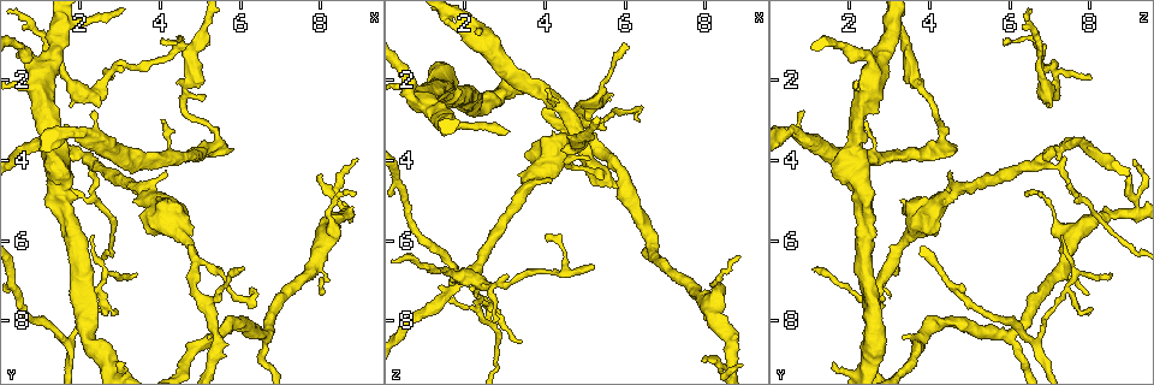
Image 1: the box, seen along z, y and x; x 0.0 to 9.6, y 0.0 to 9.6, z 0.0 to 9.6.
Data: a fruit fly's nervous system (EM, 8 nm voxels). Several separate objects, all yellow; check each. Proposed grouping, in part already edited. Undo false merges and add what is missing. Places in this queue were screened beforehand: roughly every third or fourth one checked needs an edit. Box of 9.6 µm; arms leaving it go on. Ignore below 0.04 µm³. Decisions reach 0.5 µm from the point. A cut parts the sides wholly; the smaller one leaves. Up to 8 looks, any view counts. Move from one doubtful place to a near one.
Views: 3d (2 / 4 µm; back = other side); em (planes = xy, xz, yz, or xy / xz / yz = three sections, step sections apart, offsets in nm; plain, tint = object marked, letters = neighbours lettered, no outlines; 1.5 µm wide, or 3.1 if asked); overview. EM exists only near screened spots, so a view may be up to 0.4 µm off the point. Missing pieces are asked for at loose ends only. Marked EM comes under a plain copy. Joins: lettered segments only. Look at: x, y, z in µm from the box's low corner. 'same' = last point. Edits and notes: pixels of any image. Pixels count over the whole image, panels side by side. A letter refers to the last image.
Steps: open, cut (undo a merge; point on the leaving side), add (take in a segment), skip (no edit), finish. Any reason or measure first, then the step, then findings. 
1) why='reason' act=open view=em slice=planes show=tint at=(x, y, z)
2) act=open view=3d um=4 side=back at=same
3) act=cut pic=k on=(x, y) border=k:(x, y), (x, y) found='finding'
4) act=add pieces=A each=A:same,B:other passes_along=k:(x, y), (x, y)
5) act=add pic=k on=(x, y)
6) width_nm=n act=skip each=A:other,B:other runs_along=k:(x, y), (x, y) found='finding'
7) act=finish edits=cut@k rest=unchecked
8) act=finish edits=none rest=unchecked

why='free end' act=open view=em slice=planes show=tint at=(8.80, 4.85, 6.40)

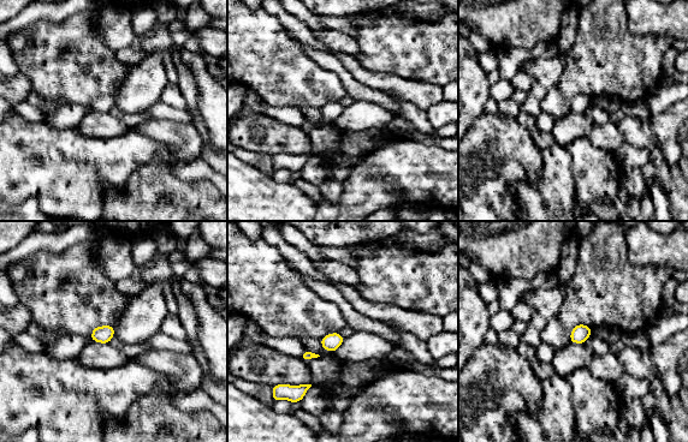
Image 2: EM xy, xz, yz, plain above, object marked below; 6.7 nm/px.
why='see the neighbours' act=open view=em slice=planes show=letters at=same

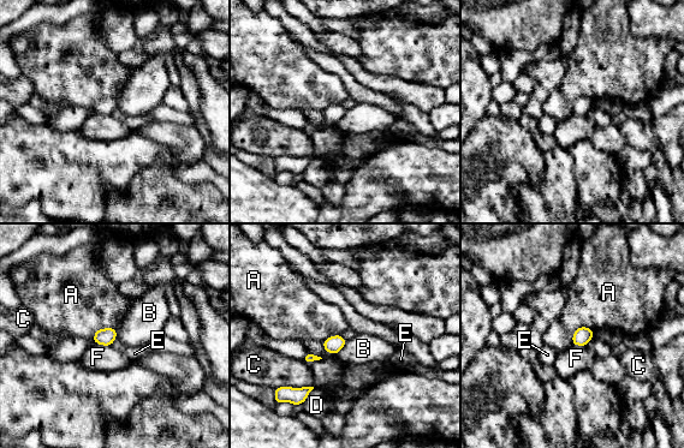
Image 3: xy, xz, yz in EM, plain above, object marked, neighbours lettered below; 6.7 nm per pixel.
act=skip each=A:other,B:other,C:other,D:other,E:other,F:other border=3:(593, 329), (580, 327), (571, 344) found='no lettered segment goes on from it'

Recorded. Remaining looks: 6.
act=open view=em slice=xy step=4 show=letters at=(5.80, 3.75, 4.70)

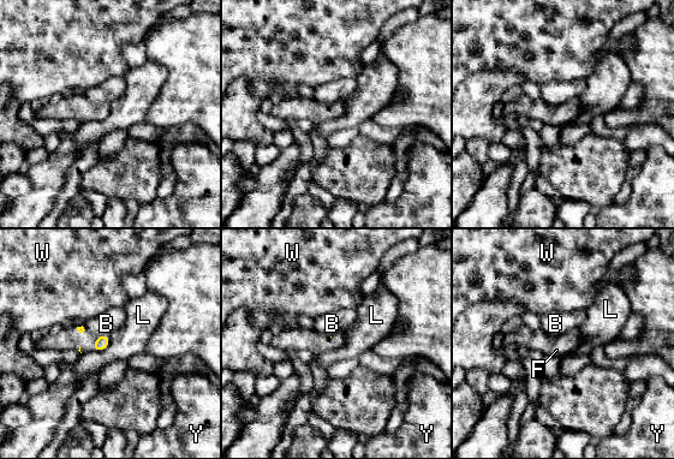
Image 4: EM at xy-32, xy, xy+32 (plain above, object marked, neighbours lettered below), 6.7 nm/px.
why='cut it another way' act=open view=em slice=planes show=letters at=same

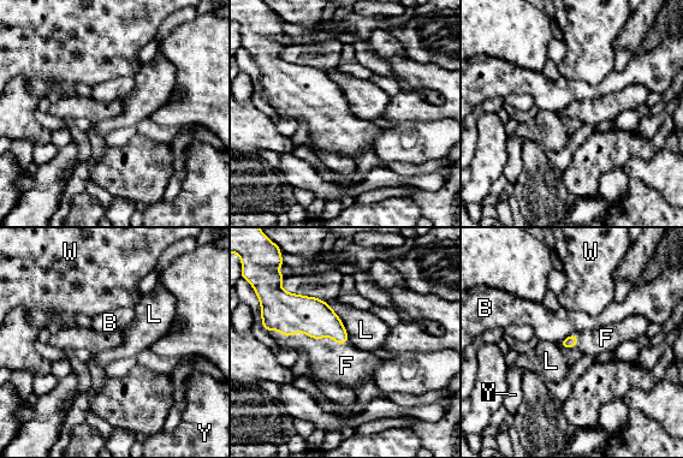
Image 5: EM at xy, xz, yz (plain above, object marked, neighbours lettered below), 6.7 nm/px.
act=add pieces=F each=B:other,F:same,L:other,W:other,Y:other passes_along=5:(570, 341), (576, 340), (606, 338) found='it goes on there'

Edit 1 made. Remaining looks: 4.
act=open view=overview

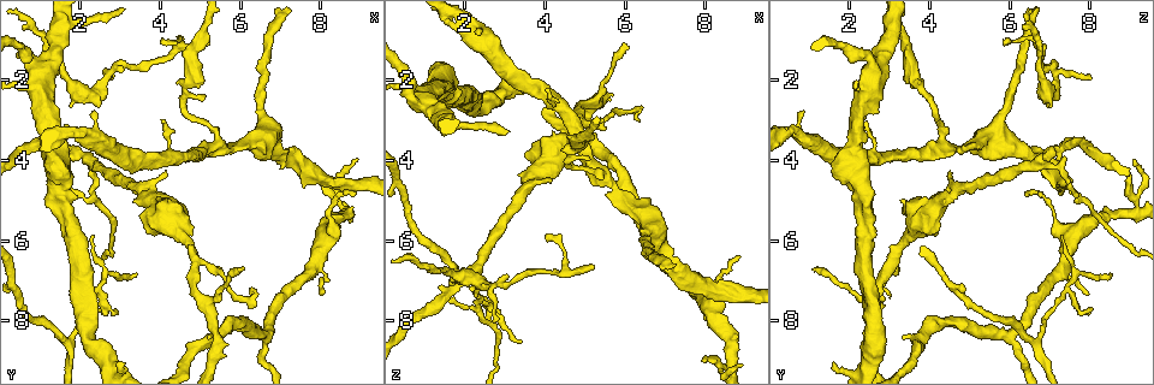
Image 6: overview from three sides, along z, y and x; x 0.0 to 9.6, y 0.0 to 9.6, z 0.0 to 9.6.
why='thin end' act=open view=3d um=2 side=back at=(5.15, 1.05, 6.55)

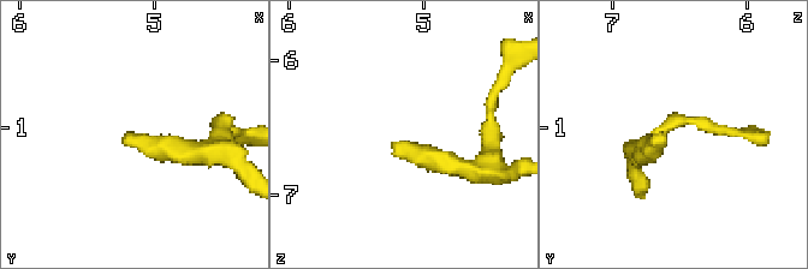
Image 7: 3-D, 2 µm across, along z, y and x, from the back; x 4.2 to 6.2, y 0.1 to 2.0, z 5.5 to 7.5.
why='now the EM' act=open view=em slice=planes show=tint at=(5.22, 1.08, 6.60)

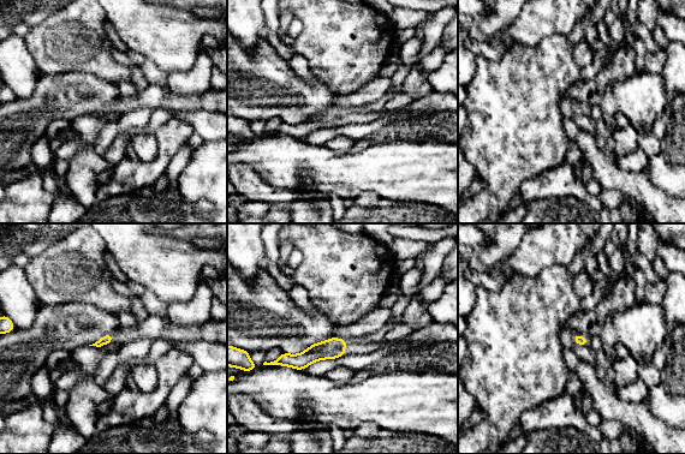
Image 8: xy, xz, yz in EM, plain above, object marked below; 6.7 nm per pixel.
act=open view=em slice=planes show=letters at=same

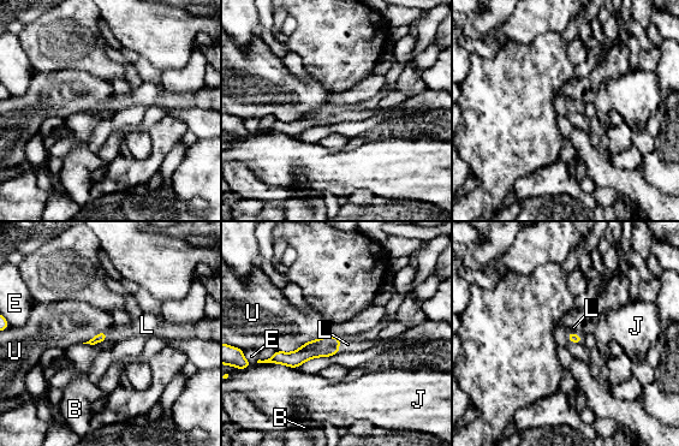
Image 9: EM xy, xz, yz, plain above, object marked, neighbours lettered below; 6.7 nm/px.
act=add pieces=L each=B:other,E:other,J:other,L:same,U:other found='it goes on there'

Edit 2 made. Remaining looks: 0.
act=finish edits=add@5,add@9 rest=unchecked

